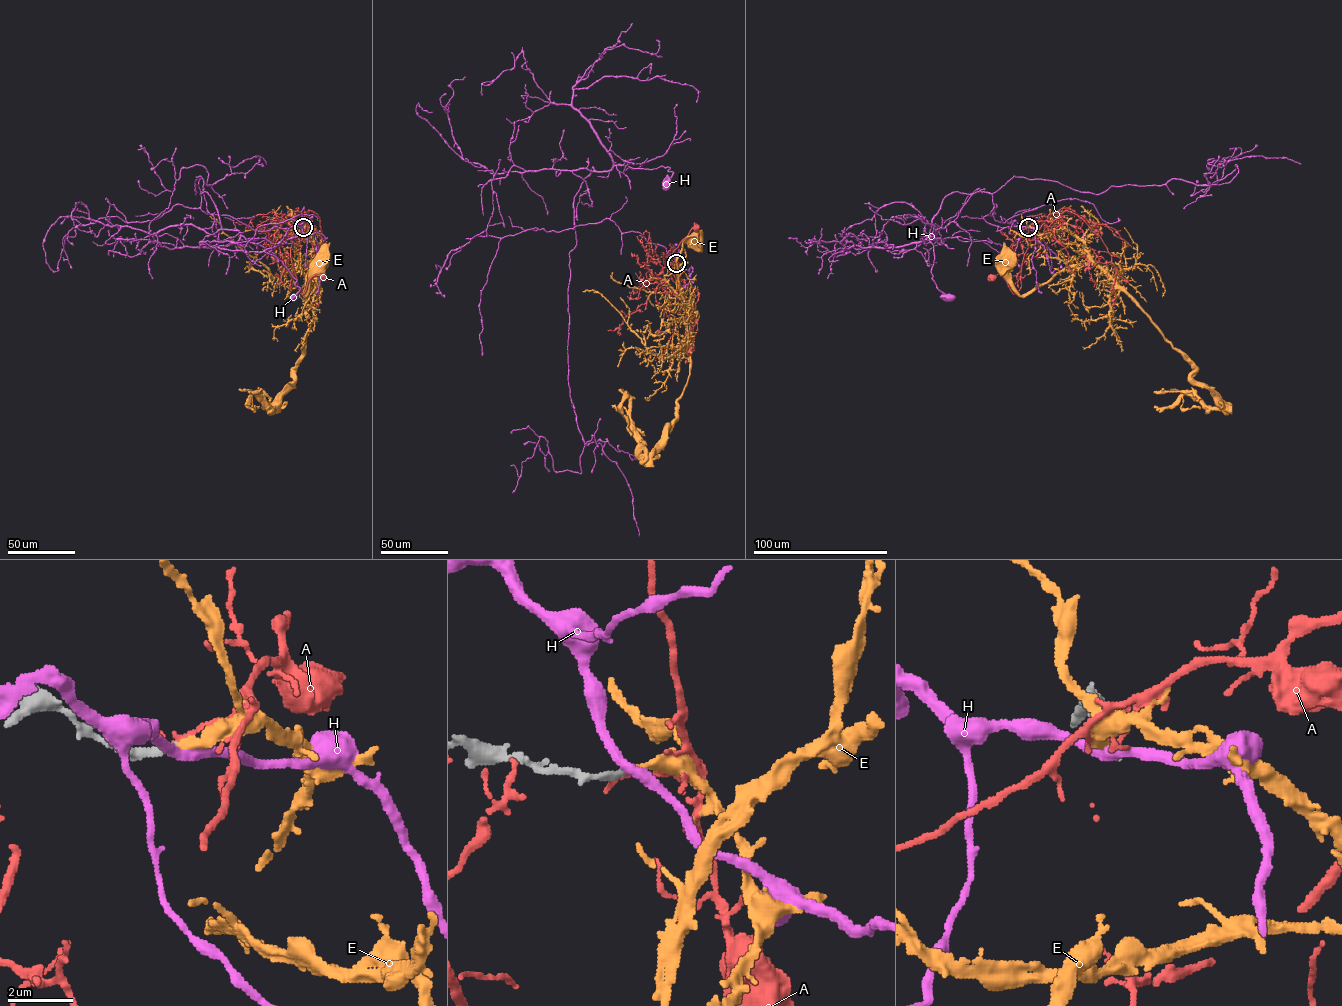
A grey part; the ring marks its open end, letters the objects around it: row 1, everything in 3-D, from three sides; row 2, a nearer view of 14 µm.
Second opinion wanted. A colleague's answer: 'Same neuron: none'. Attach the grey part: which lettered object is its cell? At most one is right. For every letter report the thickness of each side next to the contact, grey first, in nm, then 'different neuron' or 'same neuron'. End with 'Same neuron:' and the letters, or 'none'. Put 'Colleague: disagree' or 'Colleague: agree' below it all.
A: 200 nm thick on the grey side, 150 nm on the other; different neuron
E: 190 nm thick on the grey side, 180 nm on the other; same neuron
H: 190 nm thick on the grey side, 320 nm on the other; different neuron
Same neuron: E
Colleague: disagree

